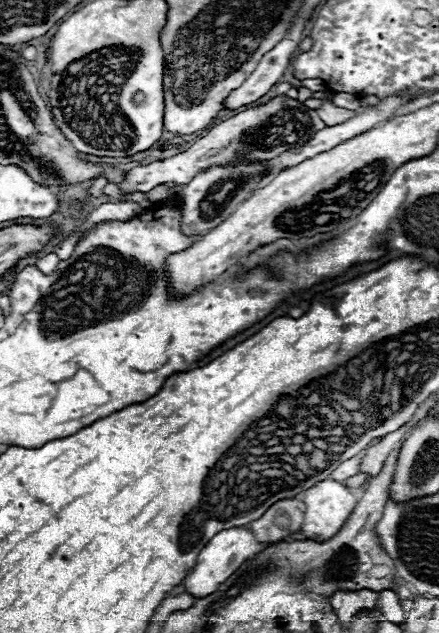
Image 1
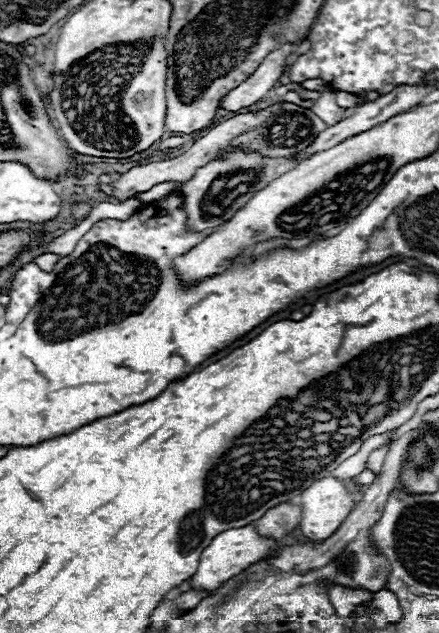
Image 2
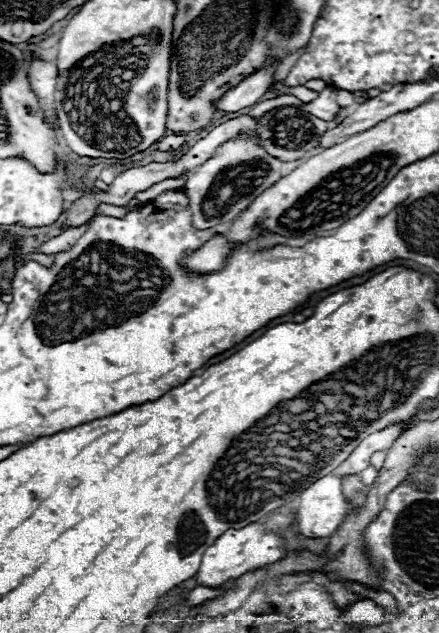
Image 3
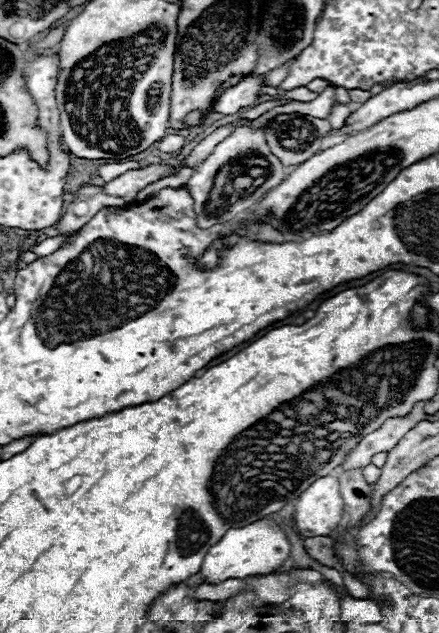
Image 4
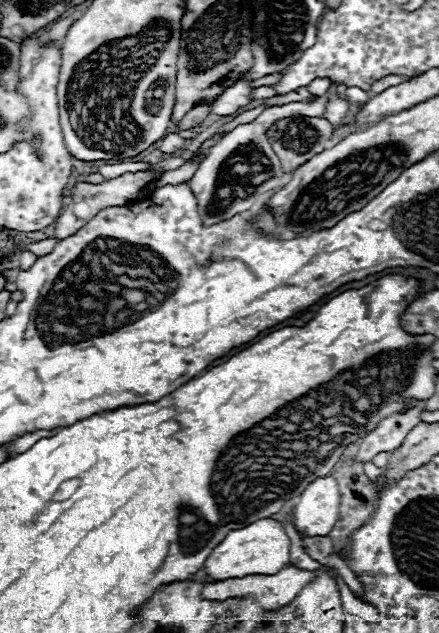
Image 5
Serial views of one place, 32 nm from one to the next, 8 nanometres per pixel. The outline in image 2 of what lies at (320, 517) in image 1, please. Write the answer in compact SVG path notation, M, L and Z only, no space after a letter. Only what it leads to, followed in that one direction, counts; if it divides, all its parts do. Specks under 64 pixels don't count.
M334 476L316 480L302 492L300 502L302 520L298 528L306 538L314 542L330 538L354 508L354 498Z

